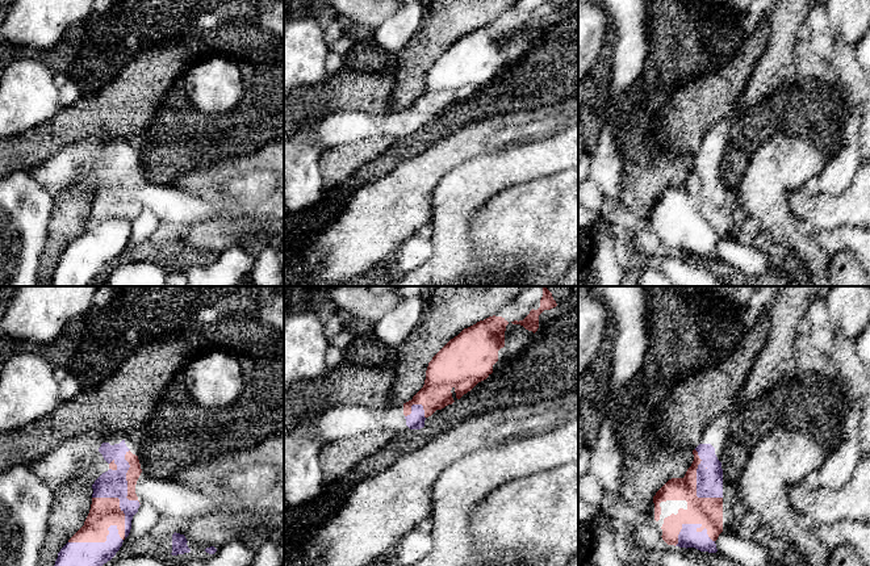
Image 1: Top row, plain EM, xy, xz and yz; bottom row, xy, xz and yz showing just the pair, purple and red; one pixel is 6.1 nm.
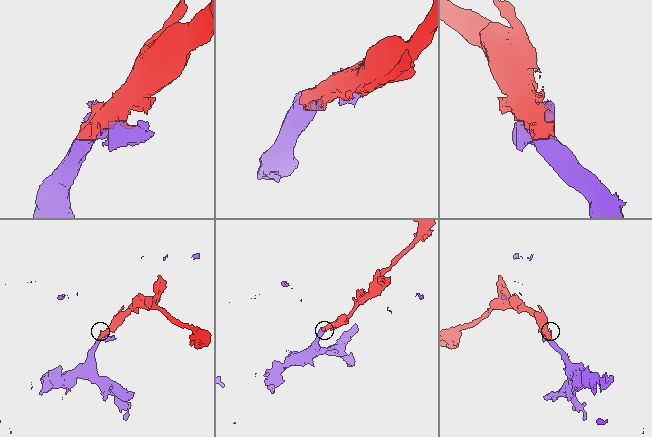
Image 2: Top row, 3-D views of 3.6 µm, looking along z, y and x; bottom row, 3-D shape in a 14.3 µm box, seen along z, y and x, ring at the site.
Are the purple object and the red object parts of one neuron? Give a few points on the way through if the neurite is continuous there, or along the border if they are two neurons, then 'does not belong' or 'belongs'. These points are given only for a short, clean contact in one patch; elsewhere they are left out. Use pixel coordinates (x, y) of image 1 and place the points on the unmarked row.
belongs

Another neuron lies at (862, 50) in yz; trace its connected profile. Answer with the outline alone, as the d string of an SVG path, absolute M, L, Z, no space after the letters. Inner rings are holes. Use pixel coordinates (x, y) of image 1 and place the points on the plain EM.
M870 29L856 46L856 58L862 70L870 77Z

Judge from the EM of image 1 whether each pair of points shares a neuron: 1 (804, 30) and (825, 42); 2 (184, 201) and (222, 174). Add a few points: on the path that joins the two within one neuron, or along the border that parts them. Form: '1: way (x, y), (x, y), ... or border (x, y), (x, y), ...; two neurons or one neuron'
1: way (810, 30), (820, 37); one neuron
2: border (188, 192), (204, 198); two neurons

